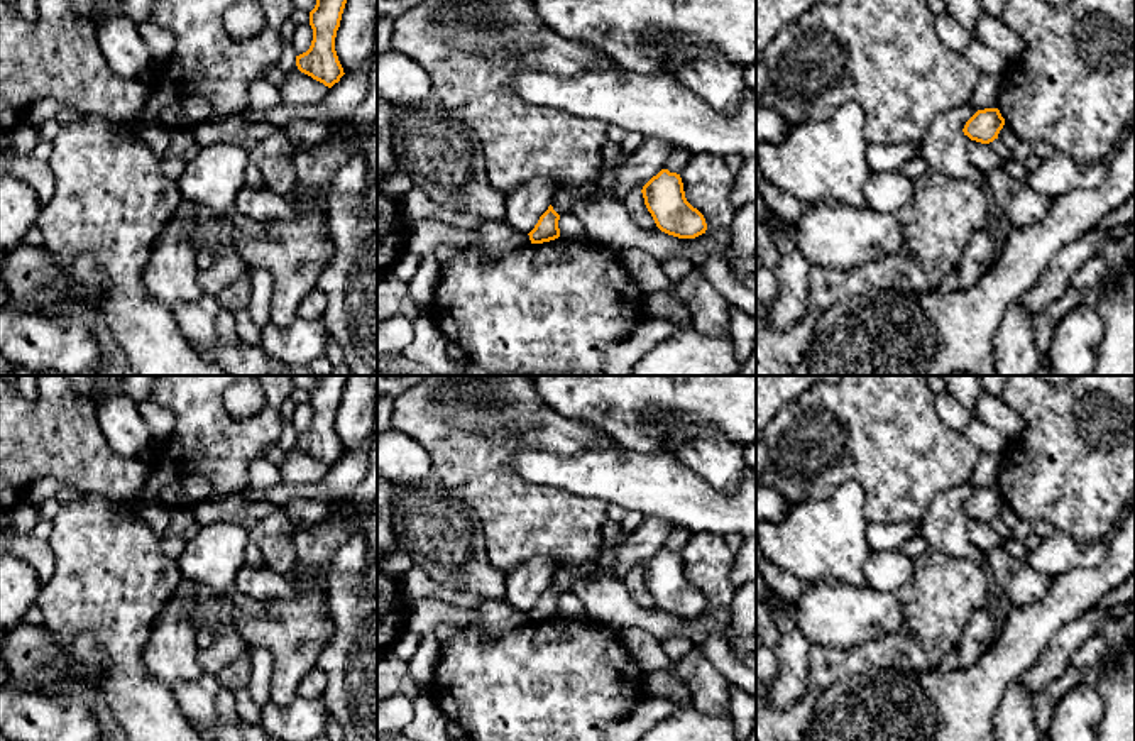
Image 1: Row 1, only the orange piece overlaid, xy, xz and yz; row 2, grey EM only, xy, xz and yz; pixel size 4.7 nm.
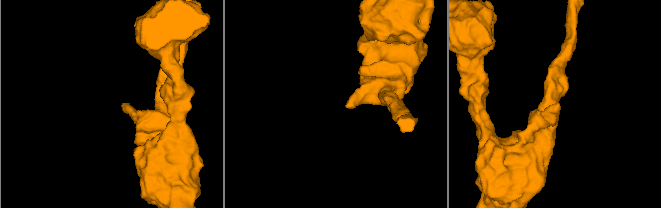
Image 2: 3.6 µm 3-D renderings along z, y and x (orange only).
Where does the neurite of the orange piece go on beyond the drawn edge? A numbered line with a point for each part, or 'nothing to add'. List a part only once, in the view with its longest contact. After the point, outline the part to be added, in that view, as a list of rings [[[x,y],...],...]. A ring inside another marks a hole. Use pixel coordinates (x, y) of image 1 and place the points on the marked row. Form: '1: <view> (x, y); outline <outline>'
nothing to add

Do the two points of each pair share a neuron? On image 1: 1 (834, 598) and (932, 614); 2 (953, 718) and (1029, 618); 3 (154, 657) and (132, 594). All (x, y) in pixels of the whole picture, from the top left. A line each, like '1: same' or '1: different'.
1: different
2: same
3: different

